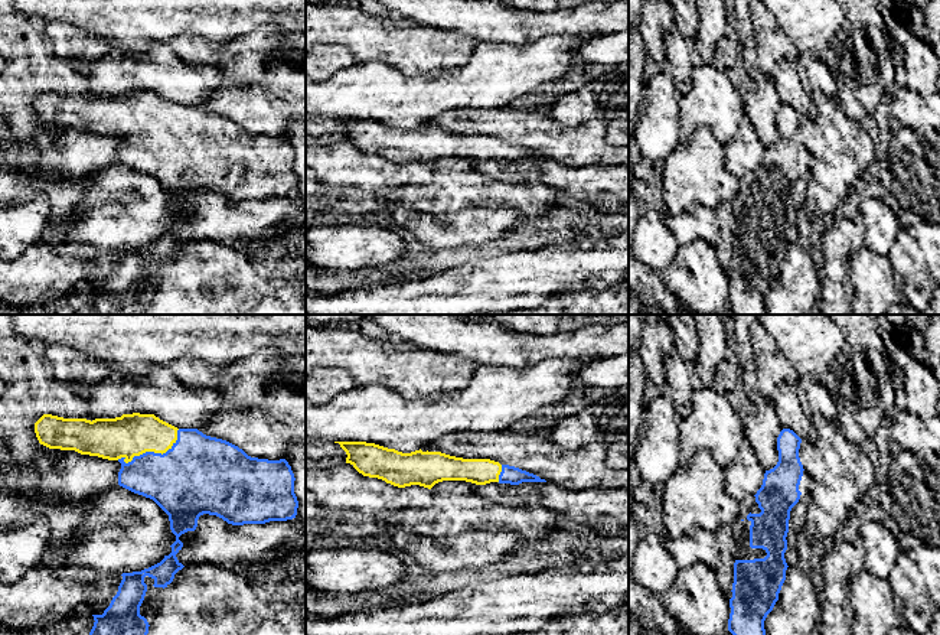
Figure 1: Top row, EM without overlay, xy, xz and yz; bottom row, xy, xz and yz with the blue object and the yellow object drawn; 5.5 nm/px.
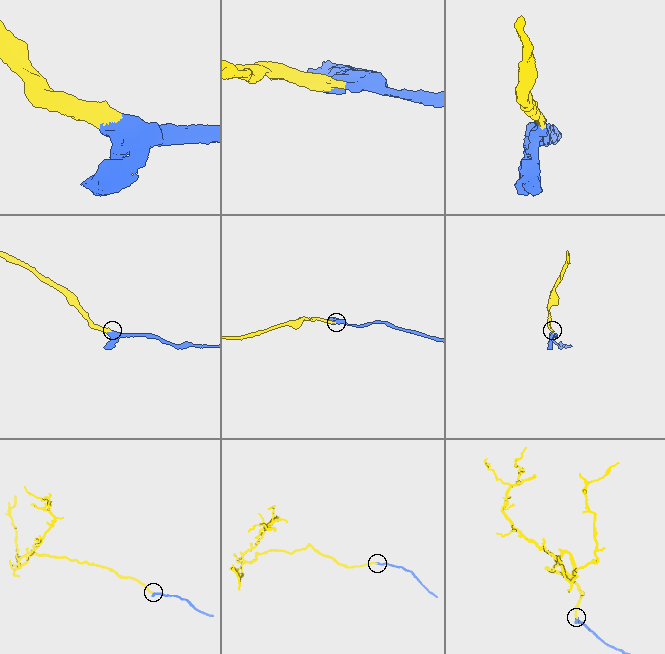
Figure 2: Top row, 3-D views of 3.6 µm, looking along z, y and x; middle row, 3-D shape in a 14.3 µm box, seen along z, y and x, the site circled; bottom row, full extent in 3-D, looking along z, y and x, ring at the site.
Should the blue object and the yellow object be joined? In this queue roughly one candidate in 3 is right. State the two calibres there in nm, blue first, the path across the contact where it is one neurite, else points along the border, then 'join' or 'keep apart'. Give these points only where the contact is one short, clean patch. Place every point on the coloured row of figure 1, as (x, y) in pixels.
calibres 400 and 240 nm; way xy (186, 481), (152, 452), (131, 435); join

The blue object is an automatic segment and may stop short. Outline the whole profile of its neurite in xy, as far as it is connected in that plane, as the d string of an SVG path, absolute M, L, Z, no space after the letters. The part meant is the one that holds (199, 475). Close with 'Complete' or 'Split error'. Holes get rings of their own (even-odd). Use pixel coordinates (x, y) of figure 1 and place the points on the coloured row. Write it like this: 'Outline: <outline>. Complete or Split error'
Outline: M43 414L35 423L40 444L49 449L75 450L81 455L118 460L118 485L153 499L167 515L176 541L172 553L141 572L123 573L117 595L102 615L94 616L89 635L147 635L148 622L140 615L147 584L144 577L154 580L154 587L167 587L174 574L185 566L176 554L183 543L179 537L195 531L203 514L216 515L232 525L265 524L287 521L297 515L298 501L294 494L294 473L285 459L268 460L248 456L238 446L210 437L198 429L177 429L154 414L123 414L115 419L63 419Z. Split error

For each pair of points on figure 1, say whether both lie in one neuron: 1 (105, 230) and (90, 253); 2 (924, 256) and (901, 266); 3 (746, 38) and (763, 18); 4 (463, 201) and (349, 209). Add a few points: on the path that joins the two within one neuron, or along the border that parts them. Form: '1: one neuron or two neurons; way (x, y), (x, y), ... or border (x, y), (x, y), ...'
1: two neurons; border (62, 234), (74, 241), (120, 251)
2: one neuron; way (919, 261), (914, 266), (907, 266)
3: two neurons; border (750, 15), (757, 61)
4: one neuron; way (434, 199), (423, 196), (378, 196)

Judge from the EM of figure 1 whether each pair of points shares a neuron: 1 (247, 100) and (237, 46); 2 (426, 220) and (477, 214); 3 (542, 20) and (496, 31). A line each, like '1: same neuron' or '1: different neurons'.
1: different neurons
2: same neuron
3: same neuron

